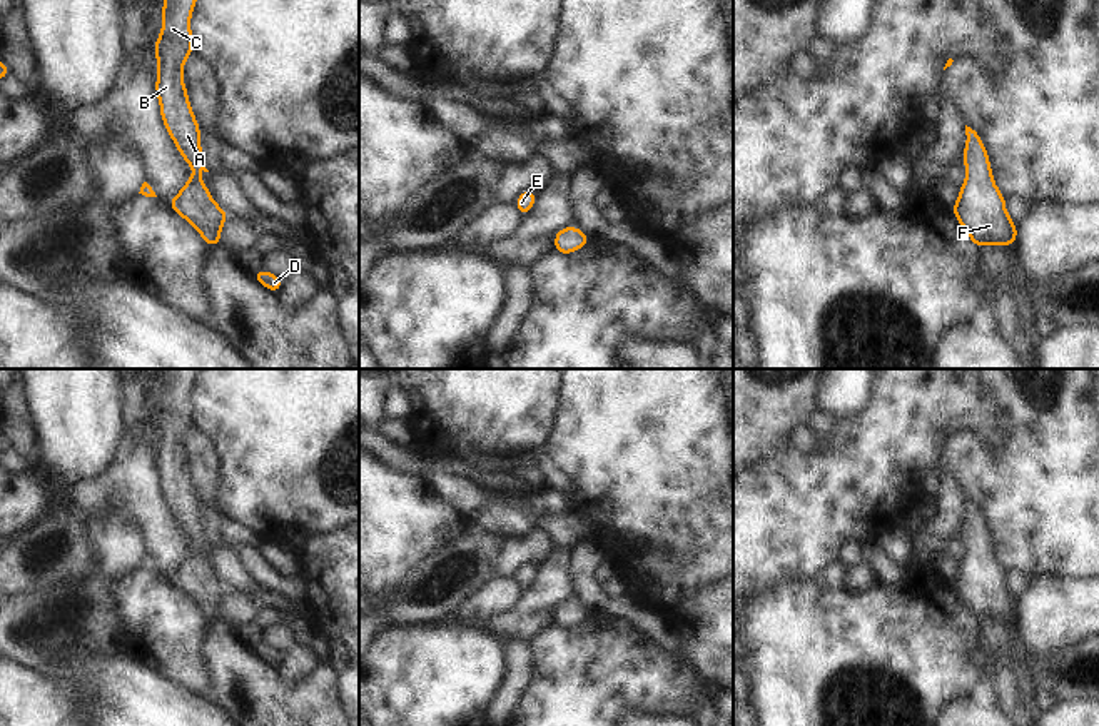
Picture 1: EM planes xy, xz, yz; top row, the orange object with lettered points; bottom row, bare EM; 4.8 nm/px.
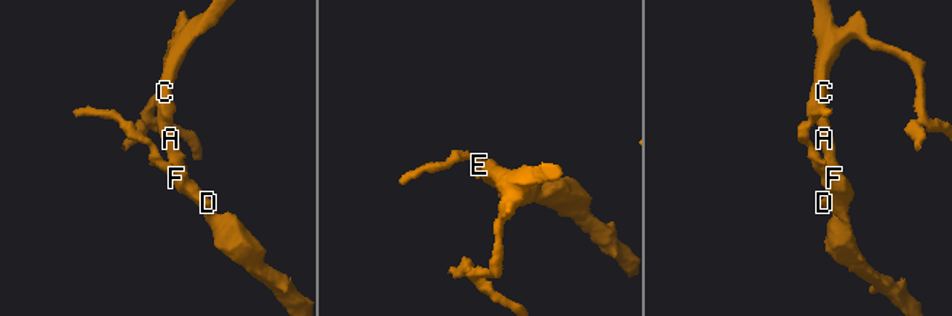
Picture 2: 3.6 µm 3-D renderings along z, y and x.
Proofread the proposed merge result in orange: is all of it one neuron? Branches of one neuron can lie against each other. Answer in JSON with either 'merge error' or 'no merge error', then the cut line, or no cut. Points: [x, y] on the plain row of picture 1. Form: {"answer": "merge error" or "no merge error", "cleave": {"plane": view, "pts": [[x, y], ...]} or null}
{"answer": "no merge error", "cleave": null}

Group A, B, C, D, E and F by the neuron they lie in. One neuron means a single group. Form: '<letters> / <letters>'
A B C D E F

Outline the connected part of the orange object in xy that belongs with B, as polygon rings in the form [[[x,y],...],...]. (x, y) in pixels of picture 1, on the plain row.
[[[164,369],[162,382],[162,404],[159,414],[154,417],[154,426],[157,429],[157,456],[155,466],[160,476],[160,491],[164,494],[165,504],[172,511],[182,532],[194,542],[189,556],[180,562],[180,566],[167,576],[167,579],[184,591],[195,604],[202,609],[209,621],[220,619],[220,602],[225,597],[229,587],[220,582],[205,557],[200,552],[200,546],[209,546],[202,539],[202,521],[199,516],[200,499],[194,492],[194,486],[187,471],[187,462],[182,452],[182,441],[185,434],[194,426],[192,422],[192,406],[190,406],[190,389],[199,369]]]

